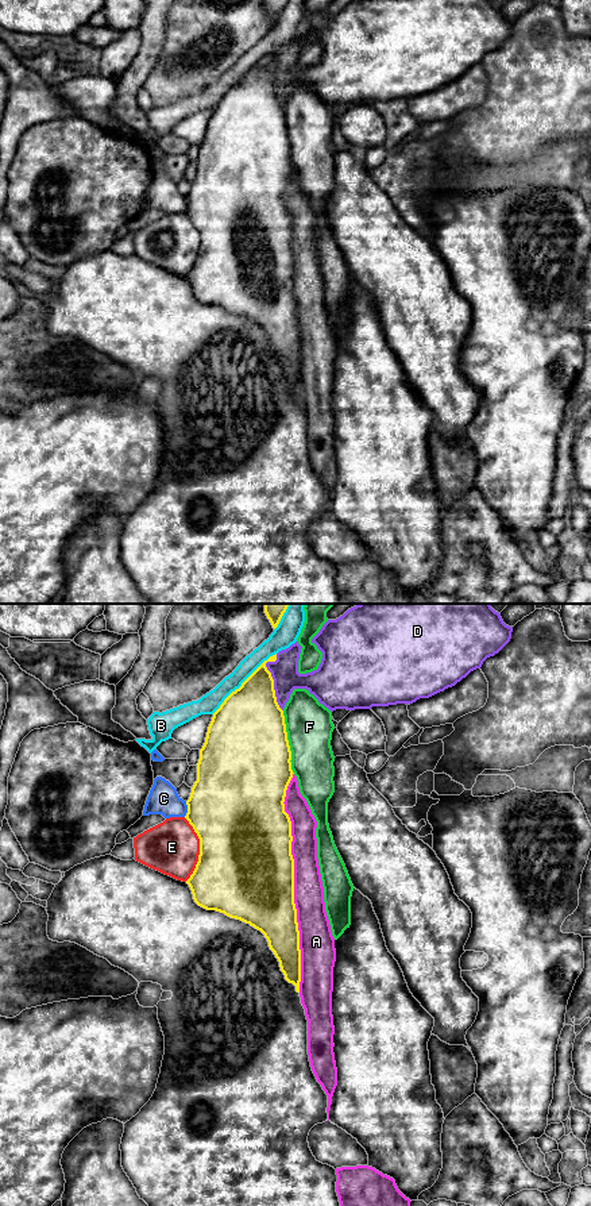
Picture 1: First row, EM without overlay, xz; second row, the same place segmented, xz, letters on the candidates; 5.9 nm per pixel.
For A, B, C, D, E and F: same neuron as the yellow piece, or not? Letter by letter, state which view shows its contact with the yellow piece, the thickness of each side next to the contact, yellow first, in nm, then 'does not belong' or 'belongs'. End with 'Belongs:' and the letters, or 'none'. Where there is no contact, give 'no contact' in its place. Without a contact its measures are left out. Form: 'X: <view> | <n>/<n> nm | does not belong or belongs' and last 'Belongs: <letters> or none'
A: xz | 500/180 nm | does not belong
B: xz | 400/120 nm | does not belong
C: xz | 500/180 nm | does not belong
D: xz | 340/160 nm | does not belong
E: xz | 500/320 nm | does not belong
F: xz | 500/280 nm | does not belong
Belongs: none

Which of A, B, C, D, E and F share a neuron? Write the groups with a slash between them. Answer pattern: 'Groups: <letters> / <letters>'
Groups: A / B / C / D / E / F

